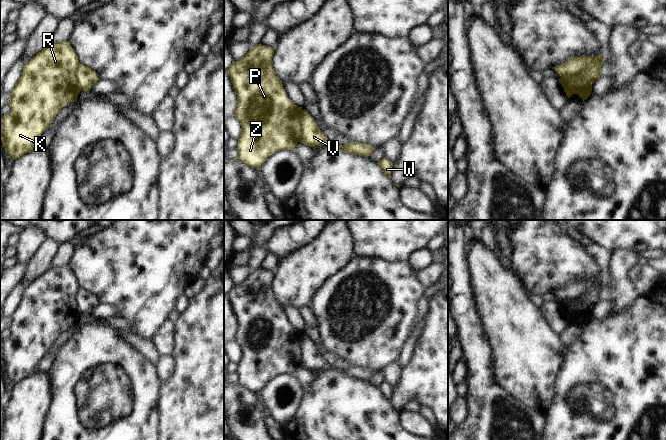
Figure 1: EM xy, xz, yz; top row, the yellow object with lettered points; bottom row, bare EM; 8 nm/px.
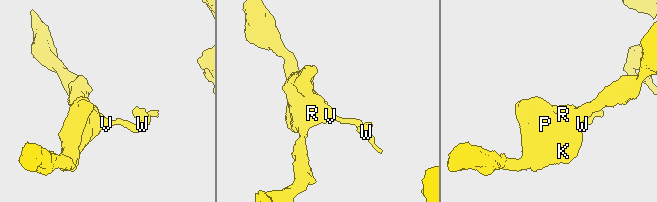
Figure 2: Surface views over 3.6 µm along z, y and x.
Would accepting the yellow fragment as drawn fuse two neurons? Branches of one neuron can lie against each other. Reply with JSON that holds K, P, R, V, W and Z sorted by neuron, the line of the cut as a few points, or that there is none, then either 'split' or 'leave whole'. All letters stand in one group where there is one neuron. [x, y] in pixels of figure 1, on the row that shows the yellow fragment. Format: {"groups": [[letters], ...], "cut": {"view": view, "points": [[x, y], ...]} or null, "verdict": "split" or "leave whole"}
{"groups": [["K", "P", "R", "Z"], ["V", "W"]], "cut": {"view": "yz", "points": [[603, 58], [572, 74], [568, 82]]}, "verdict": "split"}

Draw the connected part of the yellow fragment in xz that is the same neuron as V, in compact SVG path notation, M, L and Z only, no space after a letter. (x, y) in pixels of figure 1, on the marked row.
M303 110L300 117L300 137L299 142L310 147L321 145L335 145L351 154L368 157L374 150L374 147L369 144L362 144L360 142L351 142L345 145L332 144L328 138L323 134L314 118Z

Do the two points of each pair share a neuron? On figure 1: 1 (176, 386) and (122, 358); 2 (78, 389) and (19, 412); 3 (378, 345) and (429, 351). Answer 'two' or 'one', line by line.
1: two
2: two
3: two

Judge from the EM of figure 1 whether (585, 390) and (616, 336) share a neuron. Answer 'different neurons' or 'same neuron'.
same neuron

